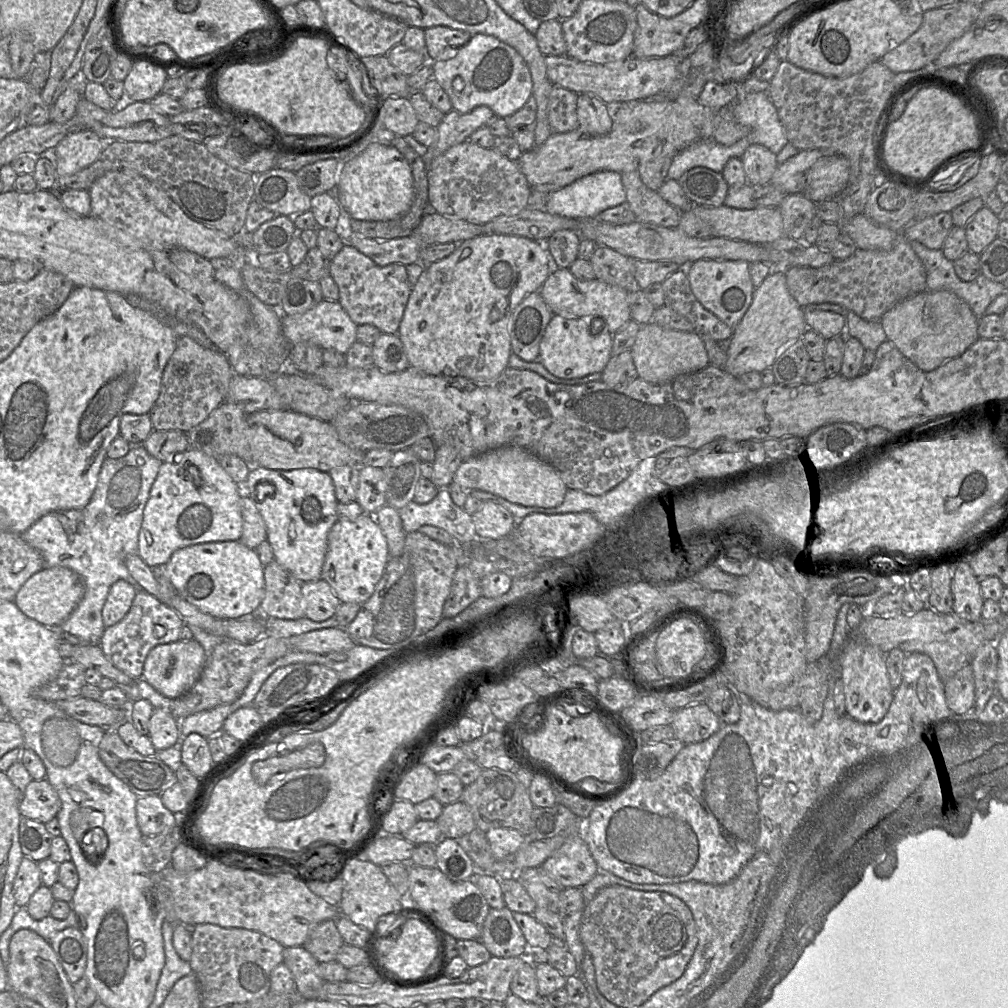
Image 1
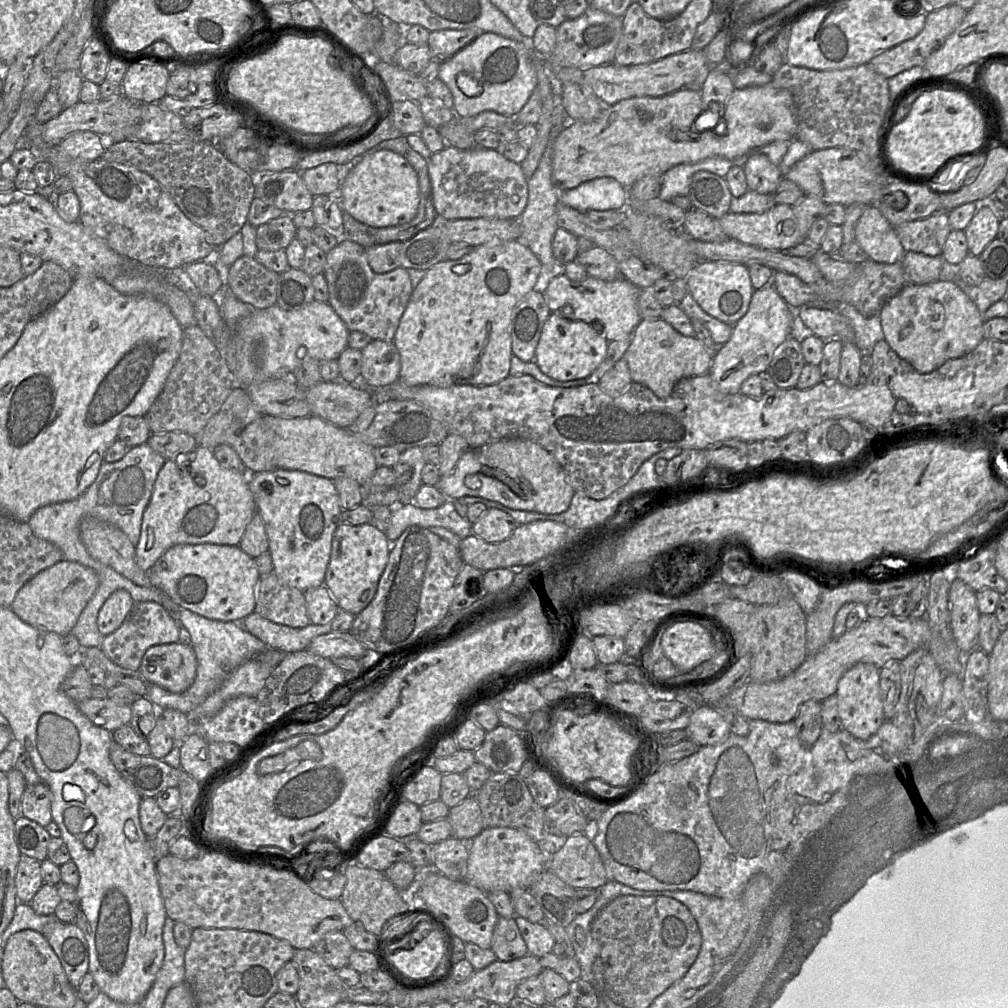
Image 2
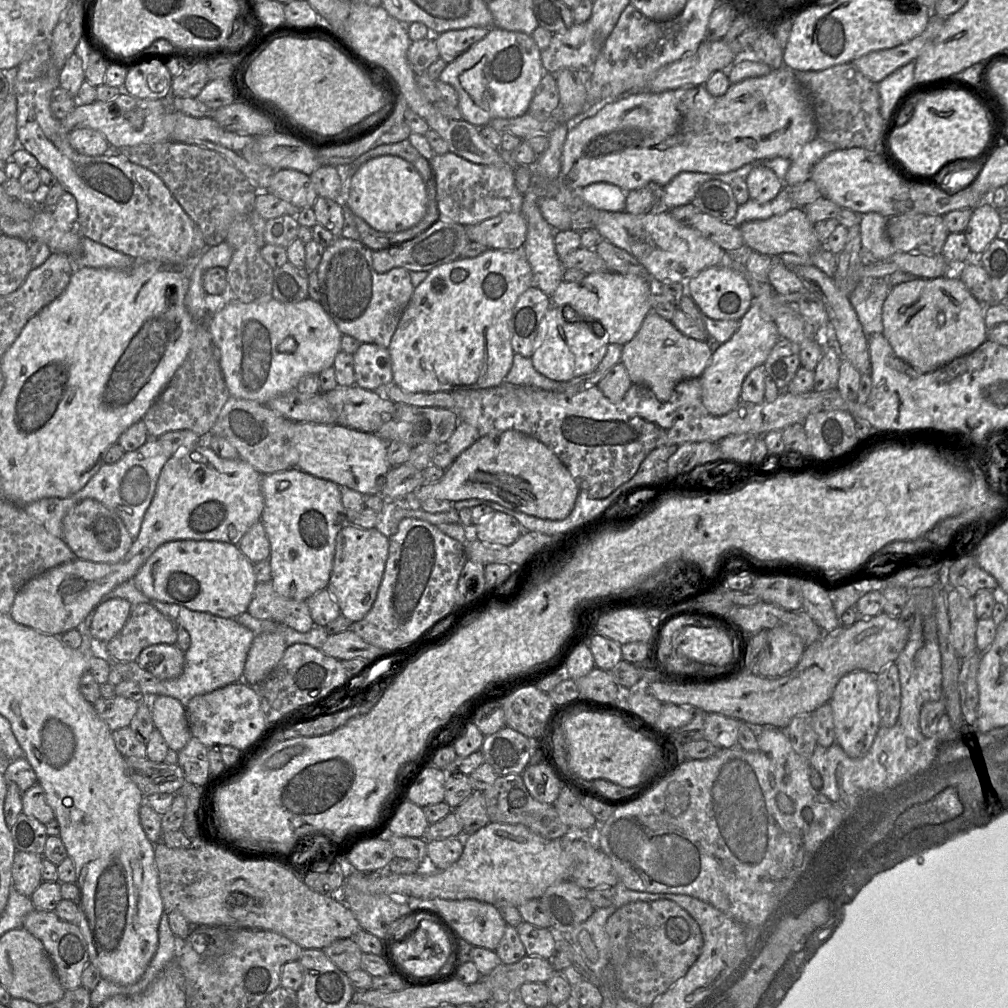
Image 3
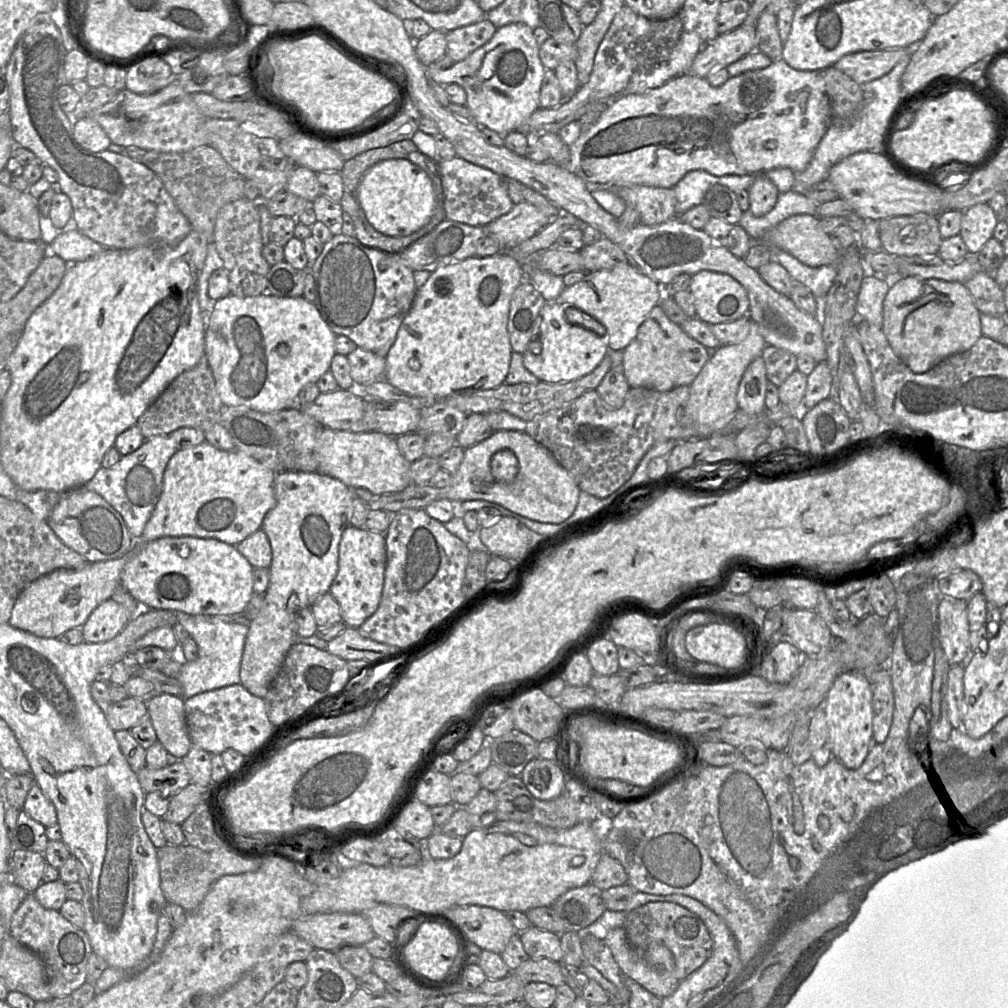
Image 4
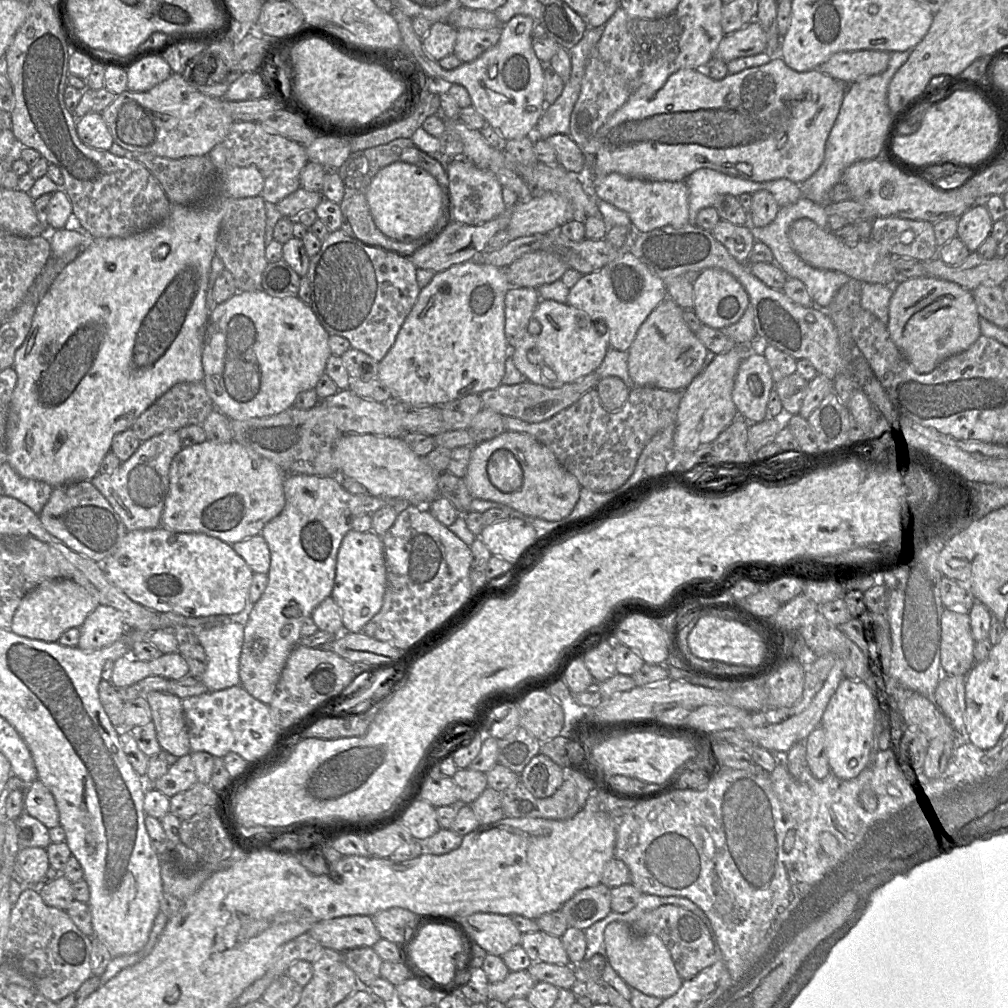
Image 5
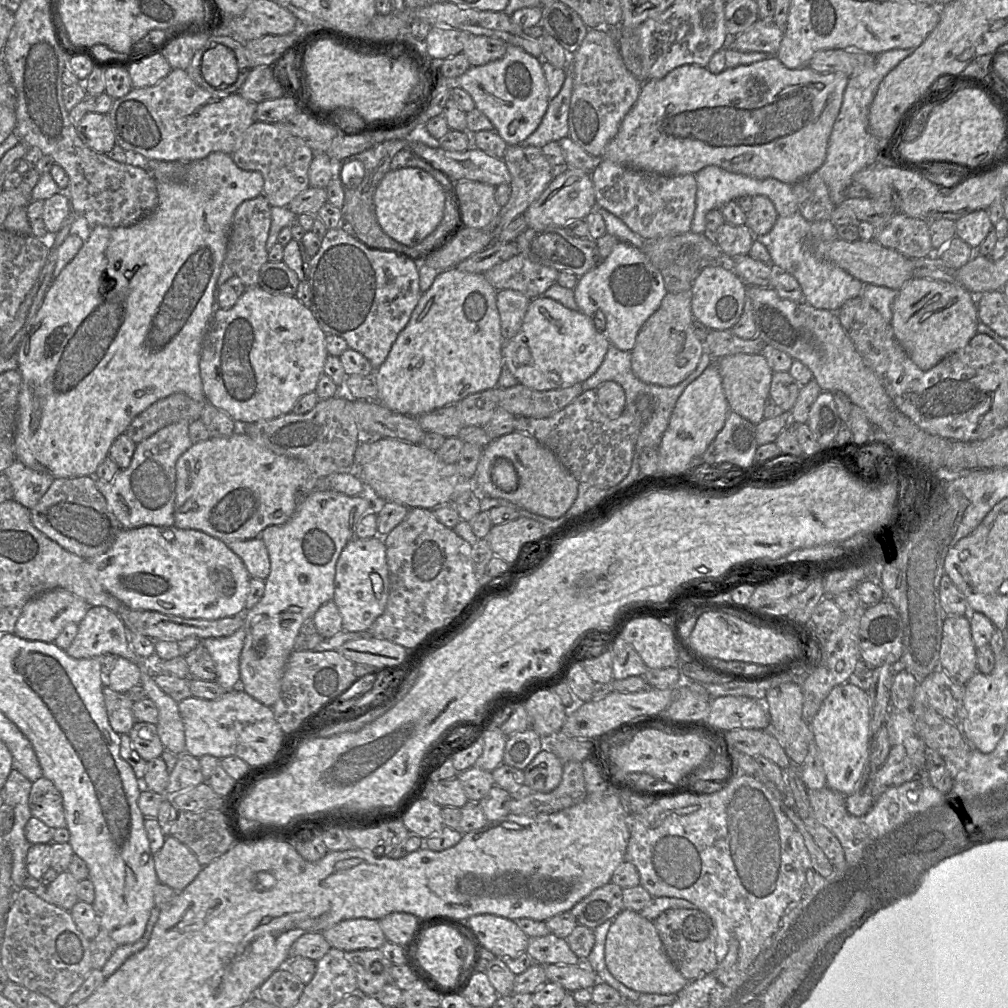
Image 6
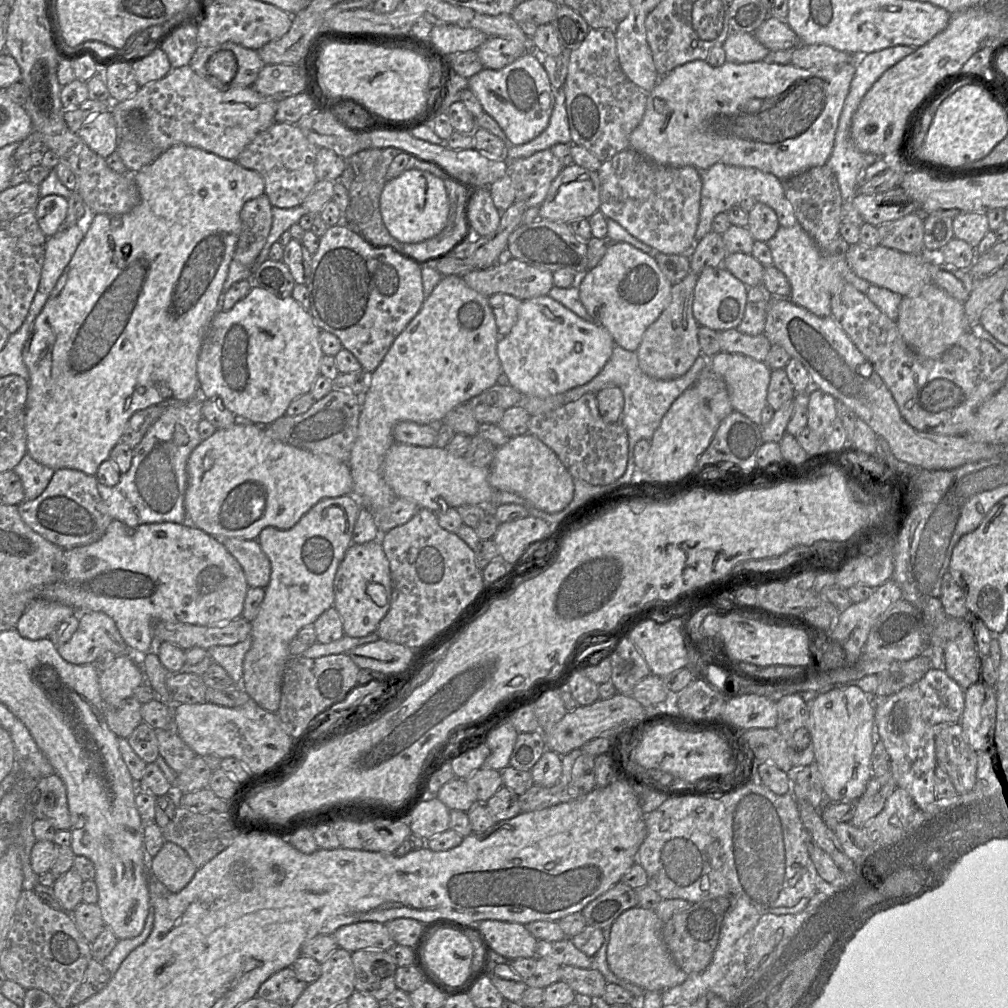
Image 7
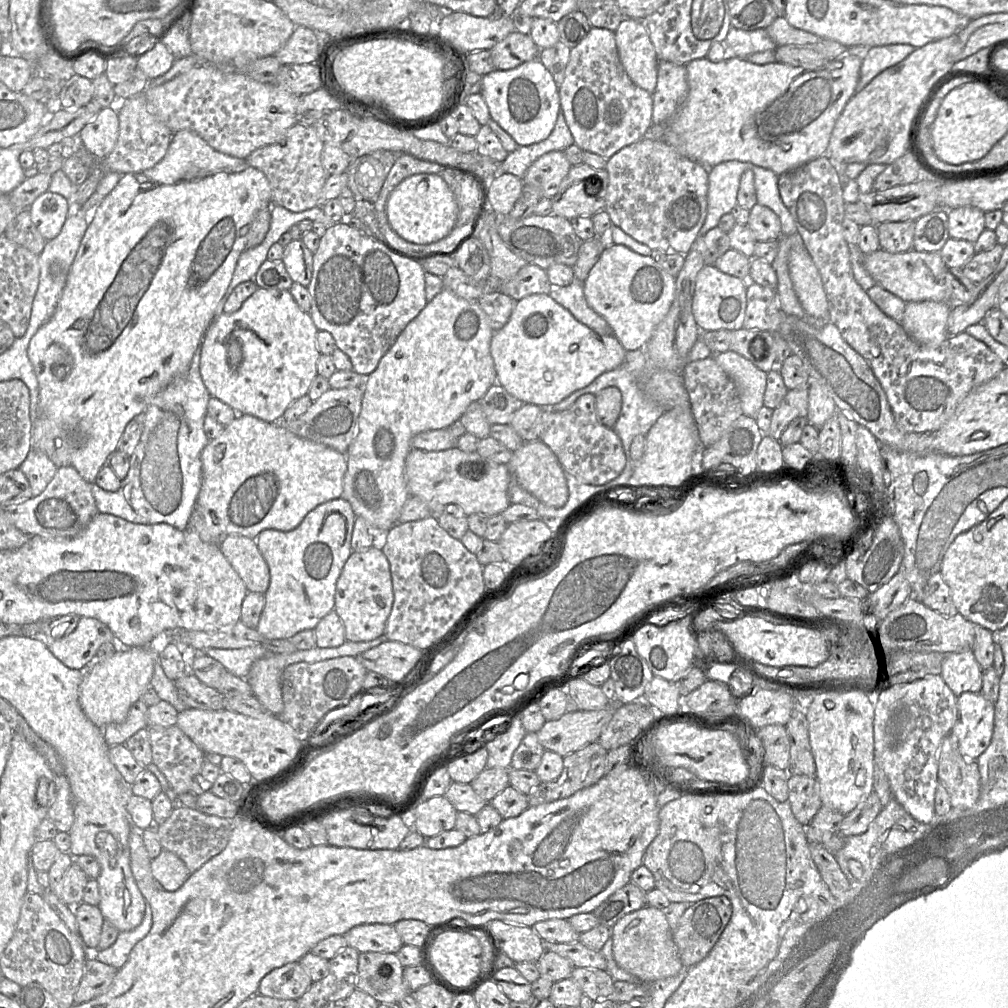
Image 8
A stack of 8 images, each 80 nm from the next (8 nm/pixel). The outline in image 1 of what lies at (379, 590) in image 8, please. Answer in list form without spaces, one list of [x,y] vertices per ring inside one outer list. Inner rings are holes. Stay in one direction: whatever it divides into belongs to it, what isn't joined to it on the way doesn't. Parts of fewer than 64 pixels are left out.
[[[363,513],[355,520],[337,520],[327,537],[327,551],[321,578],[325,580],[341,603],[362,605],[373,594],[390,559],[386,538],[373,514]]]

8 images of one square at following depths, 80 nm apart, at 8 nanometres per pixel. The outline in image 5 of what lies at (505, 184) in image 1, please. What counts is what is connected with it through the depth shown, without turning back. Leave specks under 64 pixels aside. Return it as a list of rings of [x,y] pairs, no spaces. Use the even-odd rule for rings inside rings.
[[[463,153],[453,157],[444,173],[448,177],[450,221],[479,225],[495,218],[506,209],[502,186],[498,180],[490,172],[483,171],[467,161]]]

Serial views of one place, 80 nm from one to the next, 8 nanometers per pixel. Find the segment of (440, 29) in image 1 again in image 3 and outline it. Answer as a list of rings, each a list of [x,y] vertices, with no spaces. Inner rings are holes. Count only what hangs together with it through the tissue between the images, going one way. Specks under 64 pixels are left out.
[[[468,27],[434,35],[439,57],[446,63],[452,62],[469,47],[484,38],[488,31],[489,28],[486,27]]]

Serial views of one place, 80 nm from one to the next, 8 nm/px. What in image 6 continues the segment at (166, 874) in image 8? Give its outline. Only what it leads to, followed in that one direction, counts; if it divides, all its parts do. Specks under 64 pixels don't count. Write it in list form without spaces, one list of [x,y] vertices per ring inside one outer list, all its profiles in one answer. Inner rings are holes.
[[[172,836],[166,837],[163,847],[154,854],[153,859],[159,882],[177,893],[193,882],[203,869],[196,855]]]

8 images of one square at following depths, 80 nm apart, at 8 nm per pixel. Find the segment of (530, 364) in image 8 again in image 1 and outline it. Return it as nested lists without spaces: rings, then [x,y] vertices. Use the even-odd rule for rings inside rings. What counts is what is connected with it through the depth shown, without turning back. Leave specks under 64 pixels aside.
[[[554,314],[548,323],[540,342],[540,362],[551,374],[563,379],[582,378],[593,373],[601,373],[612,357],[611,334],[606,327],[600,333],[593,333],[590,320],[593,317],[563,318]]]

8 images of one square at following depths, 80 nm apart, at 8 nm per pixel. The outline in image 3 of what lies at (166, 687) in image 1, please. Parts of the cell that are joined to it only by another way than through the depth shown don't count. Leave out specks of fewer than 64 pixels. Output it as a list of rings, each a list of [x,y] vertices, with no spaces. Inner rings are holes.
[[[155,644],[144,648],[136,662],[154,677],[168,680],[182,674],[184,658],[177,644]]]

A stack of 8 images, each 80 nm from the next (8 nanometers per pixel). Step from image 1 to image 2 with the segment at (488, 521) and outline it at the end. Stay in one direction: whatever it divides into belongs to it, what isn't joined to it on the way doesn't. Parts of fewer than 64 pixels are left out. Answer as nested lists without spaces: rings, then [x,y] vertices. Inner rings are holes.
[[[487,508],[472,524],[472,534],[488,543],[499,543],[513,533],[518,523],[506,512],[496,508]]]

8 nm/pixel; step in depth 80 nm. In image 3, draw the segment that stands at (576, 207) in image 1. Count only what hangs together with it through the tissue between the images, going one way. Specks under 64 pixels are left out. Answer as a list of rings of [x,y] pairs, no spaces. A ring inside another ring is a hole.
[[[593,183],[577,193],[586,204],[599,210],[623,212],[626,206],[627,192],[613,184]]]

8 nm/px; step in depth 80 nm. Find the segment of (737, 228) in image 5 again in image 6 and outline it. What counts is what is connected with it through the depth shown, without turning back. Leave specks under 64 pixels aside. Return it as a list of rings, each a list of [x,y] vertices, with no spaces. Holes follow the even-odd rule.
[[[726,222],[711,236],[727,262],[728,259],[748,255],[755,240],[755,236],[746,224],[737,226]]]

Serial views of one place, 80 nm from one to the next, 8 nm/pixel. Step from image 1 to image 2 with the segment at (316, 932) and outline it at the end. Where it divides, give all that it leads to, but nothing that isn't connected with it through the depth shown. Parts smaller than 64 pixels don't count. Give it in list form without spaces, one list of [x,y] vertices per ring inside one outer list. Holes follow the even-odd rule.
[[[330,931],[313,947],[325,962],[334,969],[348,966],[354,948],[342,931]]]

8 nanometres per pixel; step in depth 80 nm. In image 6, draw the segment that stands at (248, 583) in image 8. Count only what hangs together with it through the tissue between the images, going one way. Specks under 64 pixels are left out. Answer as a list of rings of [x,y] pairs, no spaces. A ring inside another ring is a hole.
[[[260,537],[225,543],[242,560],[251,578],[267,578],[270,573],[270,560]]]

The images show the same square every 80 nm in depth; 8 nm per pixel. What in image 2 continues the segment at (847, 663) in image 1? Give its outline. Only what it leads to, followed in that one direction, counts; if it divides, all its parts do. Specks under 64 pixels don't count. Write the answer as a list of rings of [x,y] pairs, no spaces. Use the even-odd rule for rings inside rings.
[[[871,663],[855,664],[839,680],[835,695],[842,729],[861,740],[866,740],[877,732],[884,721],[880,668]]]

